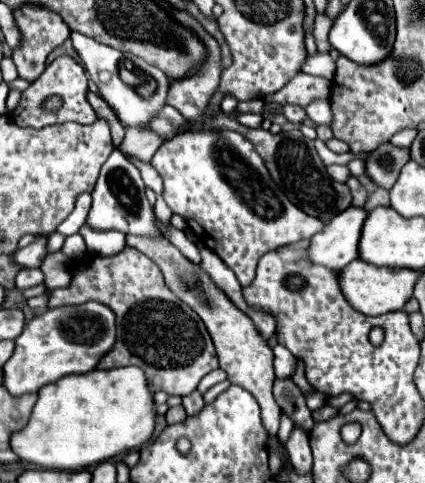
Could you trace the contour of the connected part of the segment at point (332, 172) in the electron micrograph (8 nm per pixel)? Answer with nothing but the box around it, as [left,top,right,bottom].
[327,165,350,183]

